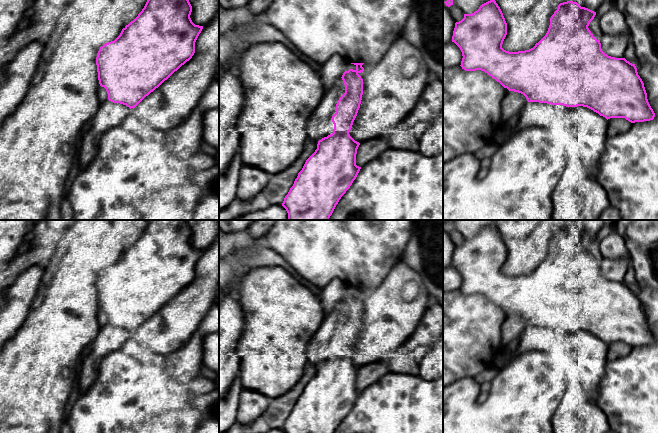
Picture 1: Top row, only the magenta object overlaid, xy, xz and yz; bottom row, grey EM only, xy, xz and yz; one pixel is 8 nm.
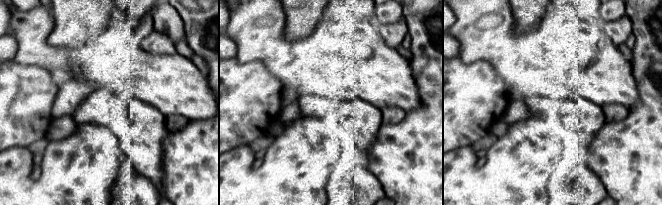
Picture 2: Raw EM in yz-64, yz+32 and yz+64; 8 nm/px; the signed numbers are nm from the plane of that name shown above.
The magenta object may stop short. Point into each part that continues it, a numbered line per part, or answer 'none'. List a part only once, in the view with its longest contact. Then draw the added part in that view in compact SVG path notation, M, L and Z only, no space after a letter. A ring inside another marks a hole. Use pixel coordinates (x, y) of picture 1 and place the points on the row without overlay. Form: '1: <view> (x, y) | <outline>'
none

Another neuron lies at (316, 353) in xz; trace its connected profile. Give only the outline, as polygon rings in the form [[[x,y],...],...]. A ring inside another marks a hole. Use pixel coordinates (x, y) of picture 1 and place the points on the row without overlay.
[[[336,331],[333,338],[328,342],[322,344],[312,344],[311,341],[307,346],[307,359],[311,364],[319,365],[324,361],[333,357],[334,348],[331,344],[332,340],[336,337]]]

